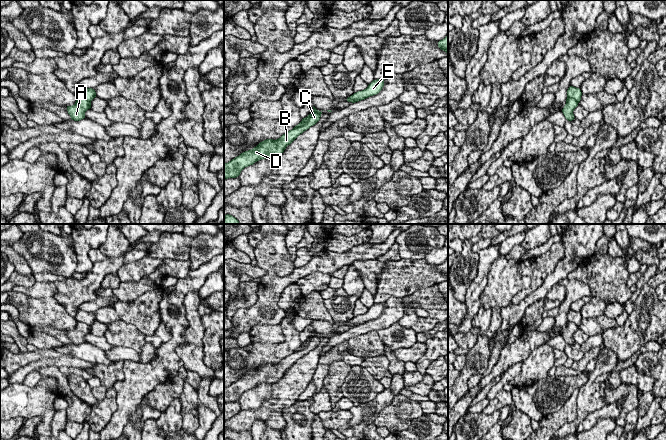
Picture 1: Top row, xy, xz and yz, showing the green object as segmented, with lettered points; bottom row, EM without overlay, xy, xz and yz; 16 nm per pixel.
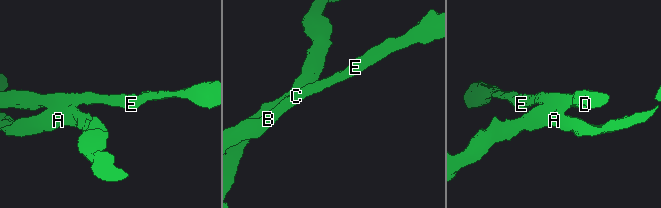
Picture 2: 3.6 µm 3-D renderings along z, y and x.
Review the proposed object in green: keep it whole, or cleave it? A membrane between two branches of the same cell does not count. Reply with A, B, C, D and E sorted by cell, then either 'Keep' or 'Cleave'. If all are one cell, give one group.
Groups: A / B C D E. Cleave

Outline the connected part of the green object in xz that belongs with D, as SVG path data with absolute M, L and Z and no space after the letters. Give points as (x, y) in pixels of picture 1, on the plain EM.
M319 334L309 338L304 349L288 355L277 364L266 363L260 366L252 374L245 375L230 386L225 387L224 403L239 401L243 392L253 389L261 383L276 383L298 359L315 349L320 344L321 338L322 335Z

